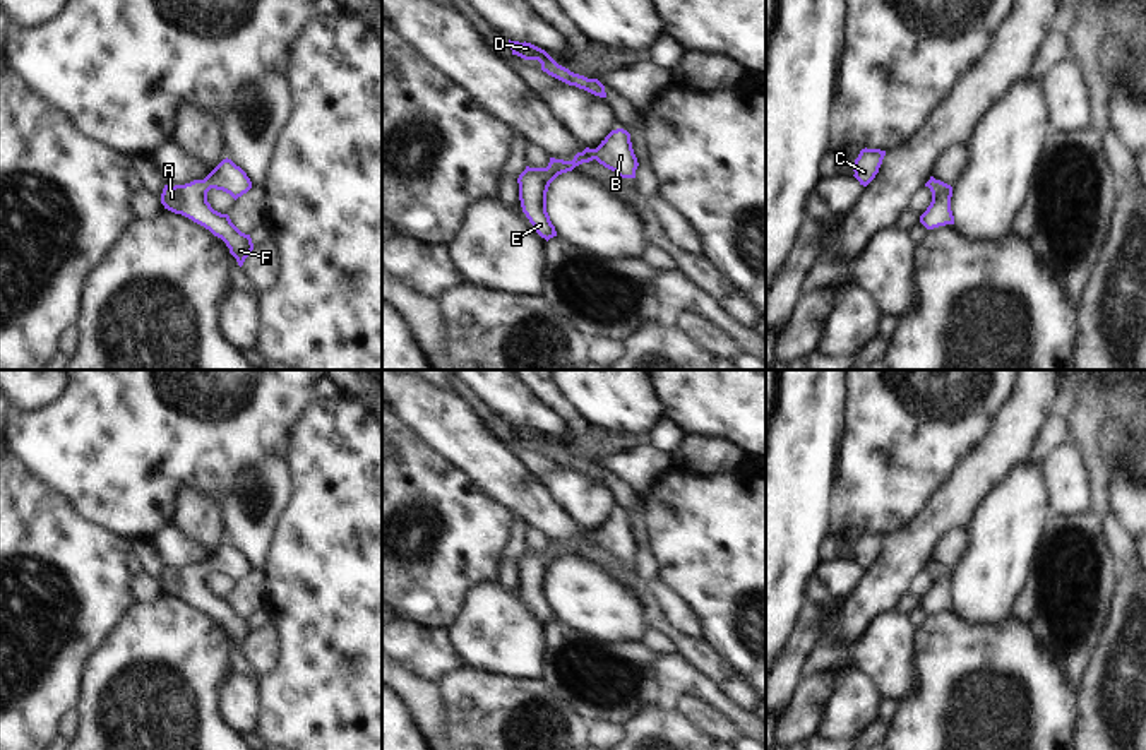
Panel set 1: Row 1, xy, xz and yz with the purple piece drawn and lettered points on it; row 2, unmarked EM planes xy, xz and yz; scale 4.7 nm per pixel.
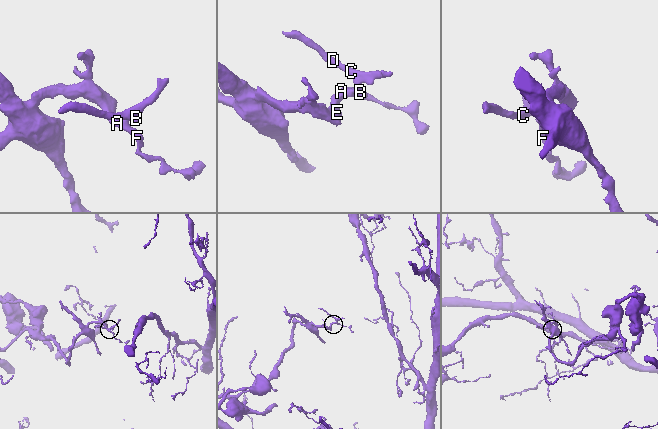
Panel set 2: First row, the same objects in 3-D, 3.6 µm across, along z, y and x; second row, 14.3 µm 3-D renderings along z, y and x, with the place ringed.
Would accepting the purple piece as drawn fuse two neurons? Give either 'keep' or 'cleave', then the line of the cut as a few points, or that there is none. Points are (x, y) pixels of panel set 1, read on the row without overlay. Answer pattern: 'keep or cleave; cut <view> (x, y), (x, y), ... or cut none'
keep; cut none

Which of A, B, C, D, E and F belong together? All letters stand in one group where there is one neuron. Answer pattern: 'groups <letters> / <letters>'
groups A B C D E F

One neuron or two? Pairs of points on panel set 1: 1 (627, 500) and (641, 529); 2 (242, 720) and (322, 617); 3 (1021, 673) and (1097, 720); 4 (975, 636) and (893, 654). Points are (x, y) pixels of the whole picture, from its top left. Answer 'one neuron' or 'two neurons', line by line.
1: one neuron
2: two neurons
3: two neurons
4: two neurons

